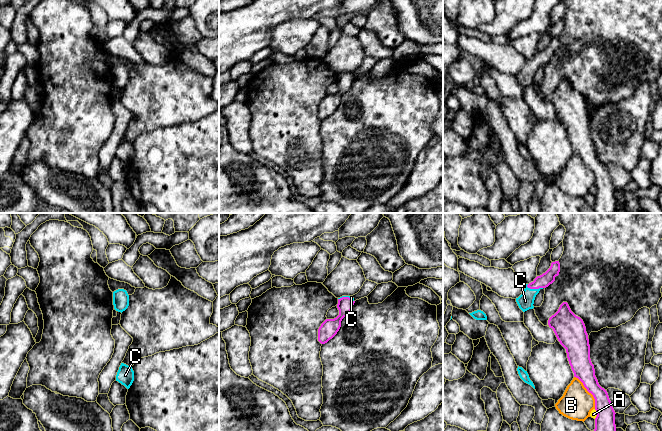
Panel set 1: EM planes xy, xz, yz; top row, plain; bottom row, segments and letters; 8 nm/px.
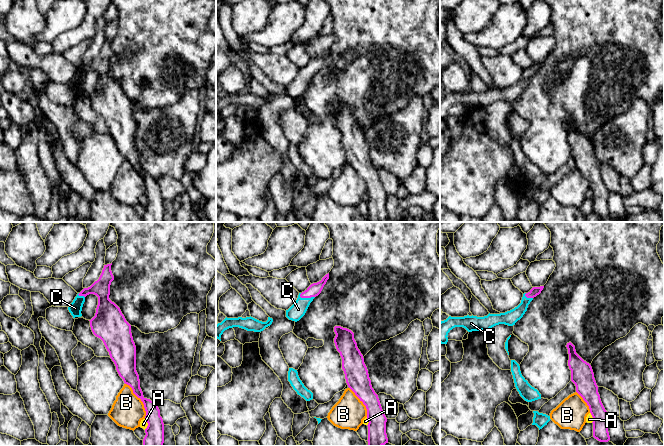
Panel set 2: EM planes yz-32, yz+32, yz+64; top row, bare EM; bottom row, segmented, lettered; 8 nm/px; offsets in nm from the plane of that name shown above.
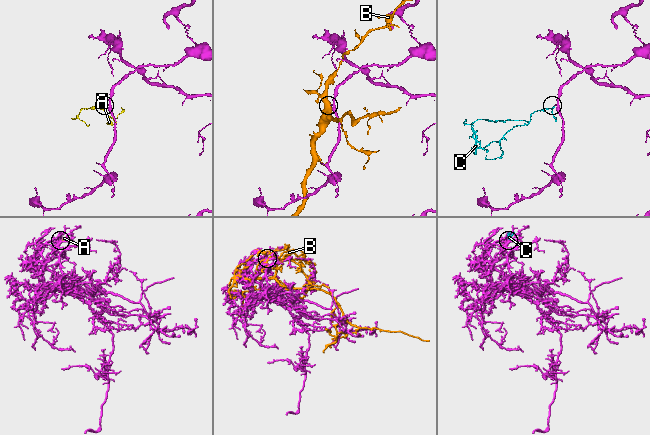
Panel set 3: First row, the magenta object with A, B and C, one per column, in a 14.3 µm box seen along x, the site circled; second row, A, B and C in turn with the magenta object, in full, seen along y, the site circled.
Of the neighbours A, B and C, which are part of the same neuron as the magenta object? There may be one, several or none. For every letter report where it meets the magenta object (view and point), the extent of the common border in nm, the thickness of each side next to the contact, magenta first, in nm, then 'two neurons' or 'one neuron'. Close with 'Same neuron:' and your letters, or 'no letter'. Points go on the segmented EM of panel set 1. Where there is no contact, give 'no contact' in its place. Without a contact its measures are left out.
A: yz (597, 414) | 80 nm | 160/60 nm | two neurons
B: yz (589, 392) | 320 nm | 170/260 nm | two neurons
C: yz (534, 288) | 140 nm | 110/140 nm | one neuron
Same neuron: C

